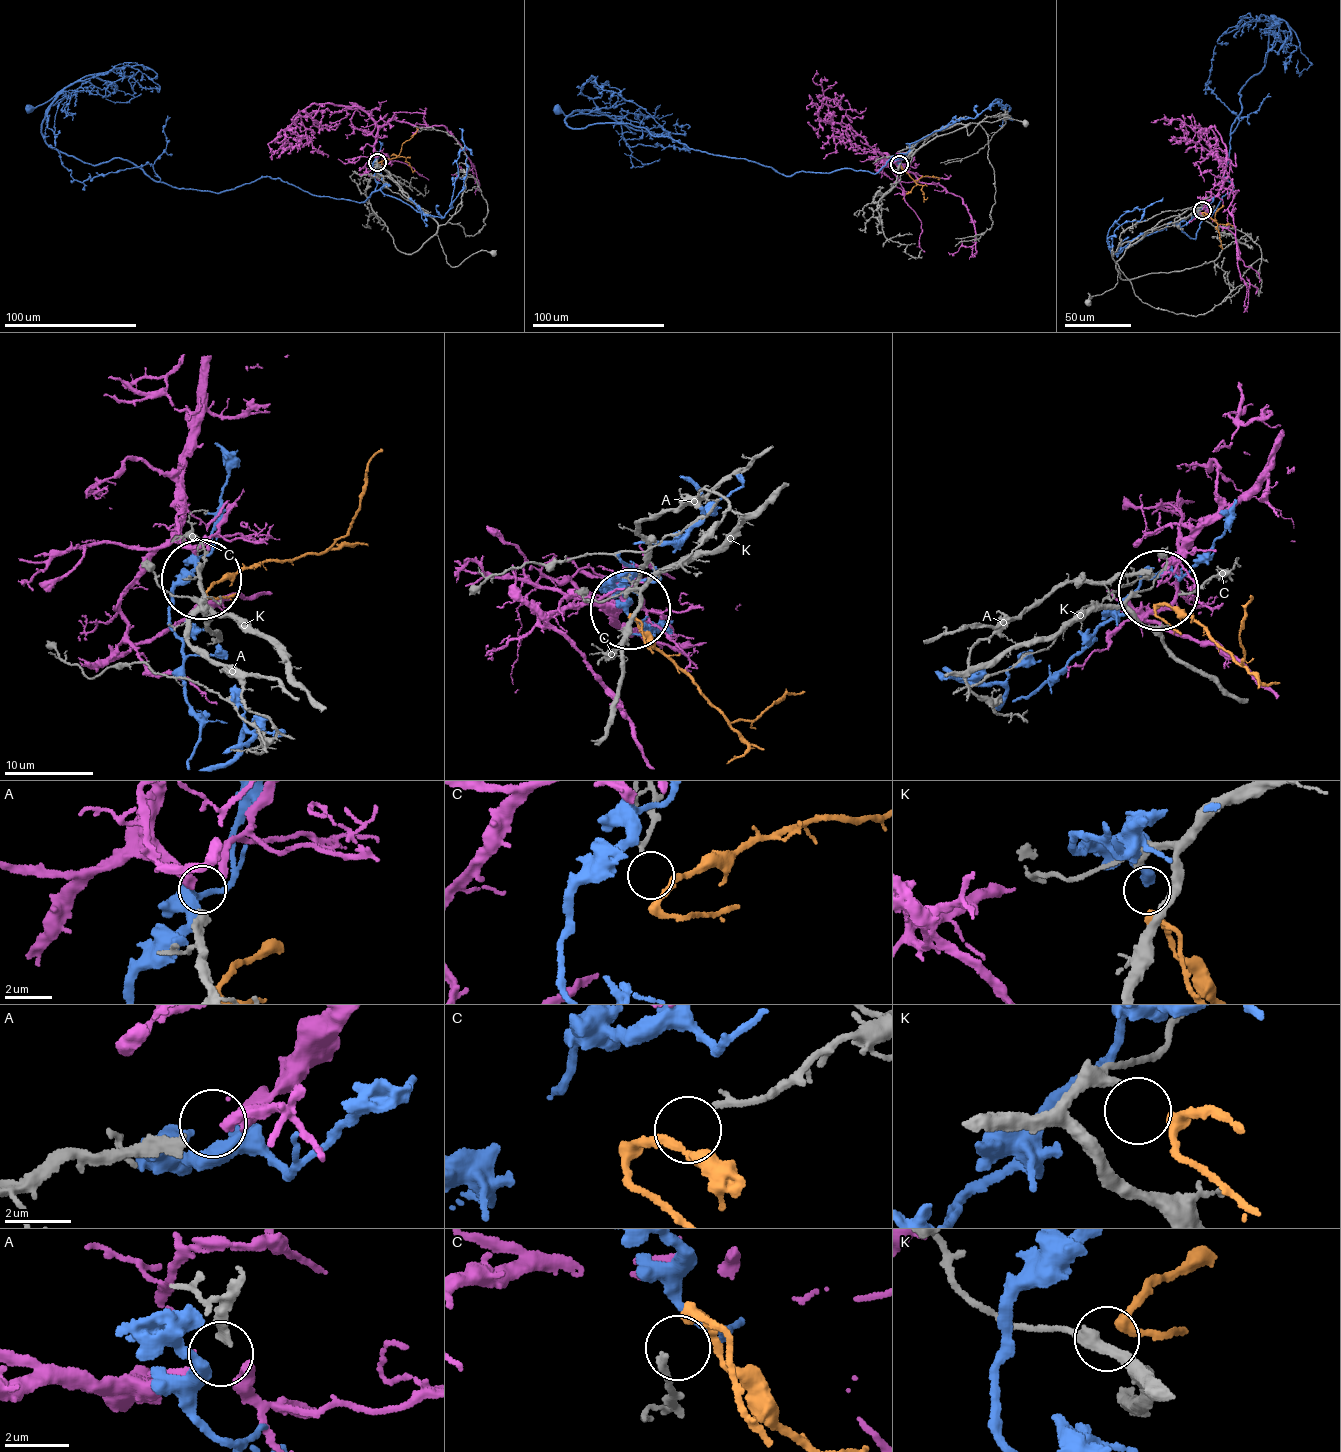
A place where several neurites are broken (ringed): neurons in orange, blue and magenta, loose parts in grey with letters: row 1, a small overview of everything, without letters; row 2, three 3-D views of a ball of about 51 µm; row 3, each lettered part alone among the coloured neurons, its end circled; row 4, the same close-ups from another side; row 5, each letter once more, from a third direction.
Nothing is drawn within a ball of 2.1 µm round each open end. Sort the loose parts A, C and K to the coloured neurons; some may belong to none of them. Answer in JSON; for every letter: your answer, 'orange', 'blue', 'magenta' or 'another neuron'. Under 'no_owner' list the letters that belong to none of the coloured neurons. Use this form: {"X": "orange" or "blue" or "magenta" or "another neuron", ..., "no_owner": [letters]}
{"A": "magenta", "C": "another neuron", "K": "orange", "no_owner": ["C"]}

